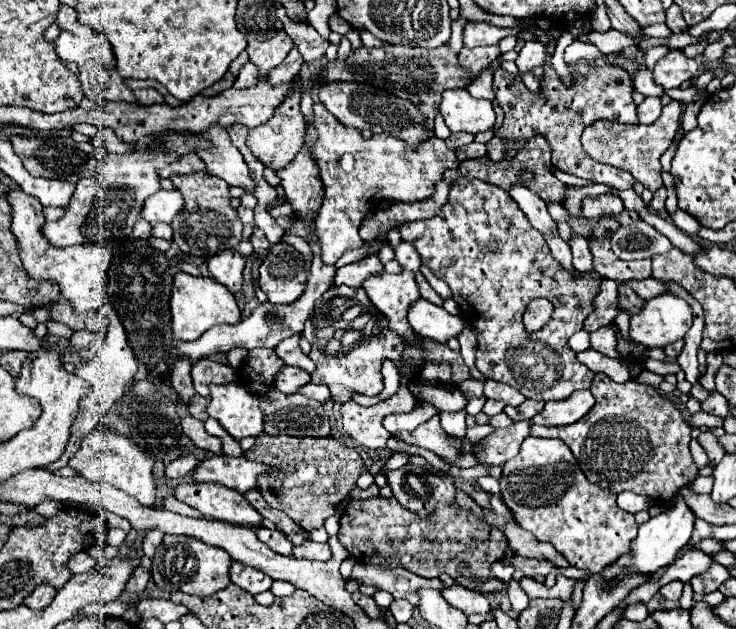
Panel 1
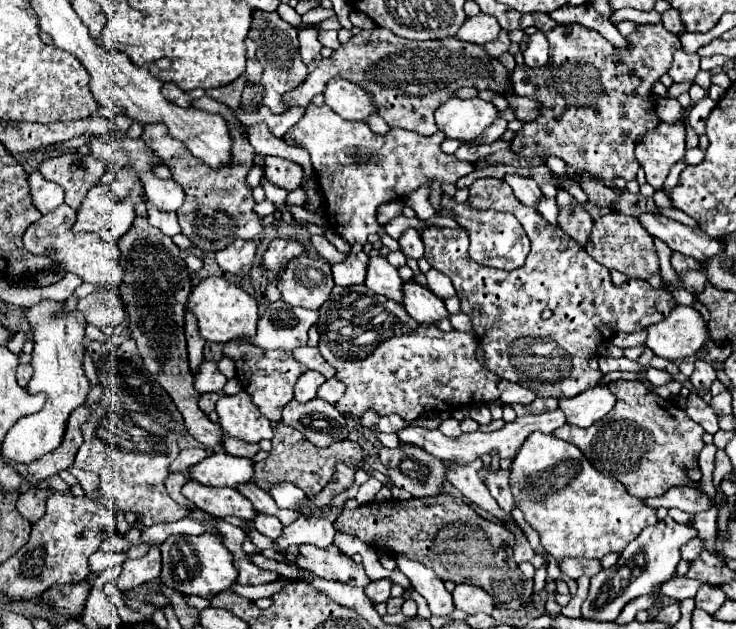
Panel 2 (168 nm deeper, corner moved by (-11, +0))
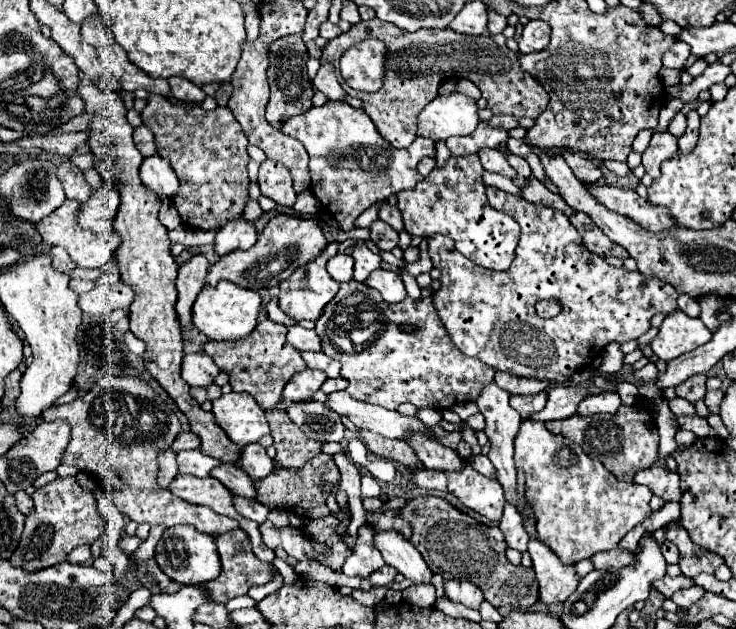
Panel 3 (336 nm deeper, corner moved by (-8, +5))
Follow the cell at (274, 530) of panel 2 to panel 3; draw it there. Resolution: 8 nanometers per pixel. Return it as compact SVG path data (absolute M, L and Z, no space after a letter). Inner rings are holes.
M235 496L235 510L243 518L255 520L257 524L263 524L267 520L267 514L269 514L269 508L265 508L261 502L249 500L249 498L241 498L241 496Z

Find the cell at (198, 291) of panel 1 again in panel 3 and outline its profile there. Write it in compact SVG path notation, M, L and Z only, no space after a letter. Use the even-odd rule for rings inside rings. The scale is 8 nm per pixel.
M221 280L217 286L203 286L203 290L199 292L193 304L193 324L209 340L239 340L241 336L249 336L249 332L253 332L253 328L257 326L259 310L261 296L257 292Z

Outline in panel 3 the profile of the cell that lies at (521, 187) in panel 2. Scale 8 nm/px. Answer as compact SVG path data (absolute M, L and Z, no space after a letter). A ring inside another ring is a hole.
M485 148L485 150L479 152L479 158L481 158L483 168L489 170L489 172L497 172L497 174L507 176L507 178L517 178L517 176L519 176L519 174L509 166L507 158L505 158L499 150L489 150L489 148Z

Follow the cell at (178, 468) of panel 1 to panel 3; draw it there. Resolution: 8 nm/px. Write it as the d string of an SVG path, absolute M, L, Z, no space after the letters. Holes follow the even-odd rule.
M181 432L171 448L173 448L173 452L181 452L181 450L193 450L199 446L201 446L199 436L195 436L193 432Z

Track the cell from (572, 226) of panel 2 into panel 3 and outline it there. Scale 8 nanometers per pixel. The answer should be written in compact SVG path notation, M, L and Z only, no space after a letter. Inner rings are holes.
M531 176L529 178L529 186L527 188L523 188L523 194L521 194L525 200L529 200L529 202L535 202L535 204L545 204L545 206L549 206L549 208L557 208L557 210L561 210L565 216L573 216L573 208L569 208L565 202L563 202L563 198L559 196L559 194L553 194L551 190L547 190L535 176Z

